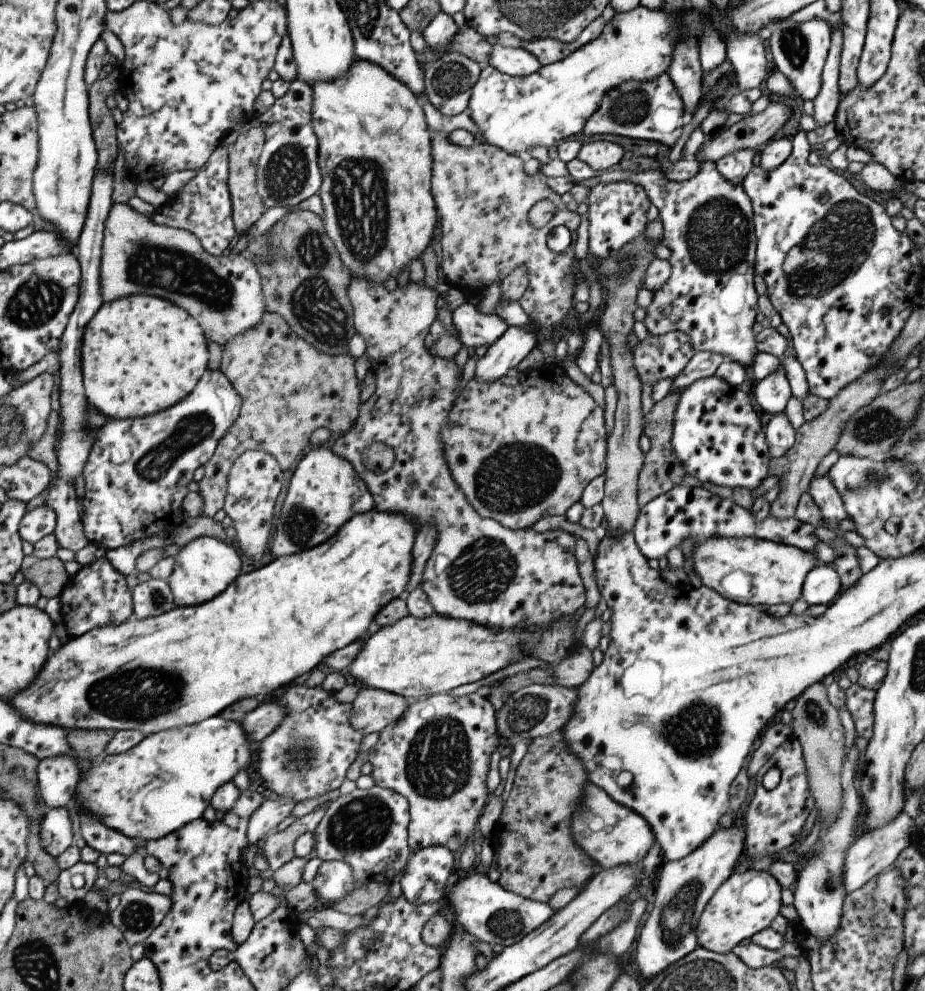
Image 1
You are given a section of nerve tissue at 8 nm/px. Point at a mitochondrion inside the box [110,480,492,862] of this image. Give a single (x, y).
(438, 765)

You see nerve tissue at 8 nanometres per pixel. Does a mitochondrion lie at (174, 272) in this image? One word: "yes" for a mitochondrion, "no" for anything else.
yes

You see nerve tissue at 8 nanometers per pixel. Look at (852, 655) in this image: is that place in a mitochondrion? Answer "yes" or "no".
no

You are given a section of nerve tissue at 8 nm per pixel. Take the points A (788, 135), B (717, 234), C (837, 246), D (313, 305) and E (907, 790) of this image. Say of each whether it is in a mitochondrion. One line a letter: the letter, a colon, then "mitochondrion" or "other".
A: other
B: mitochondrion
C: mitochondrion
D: mitochondrion
E: other

